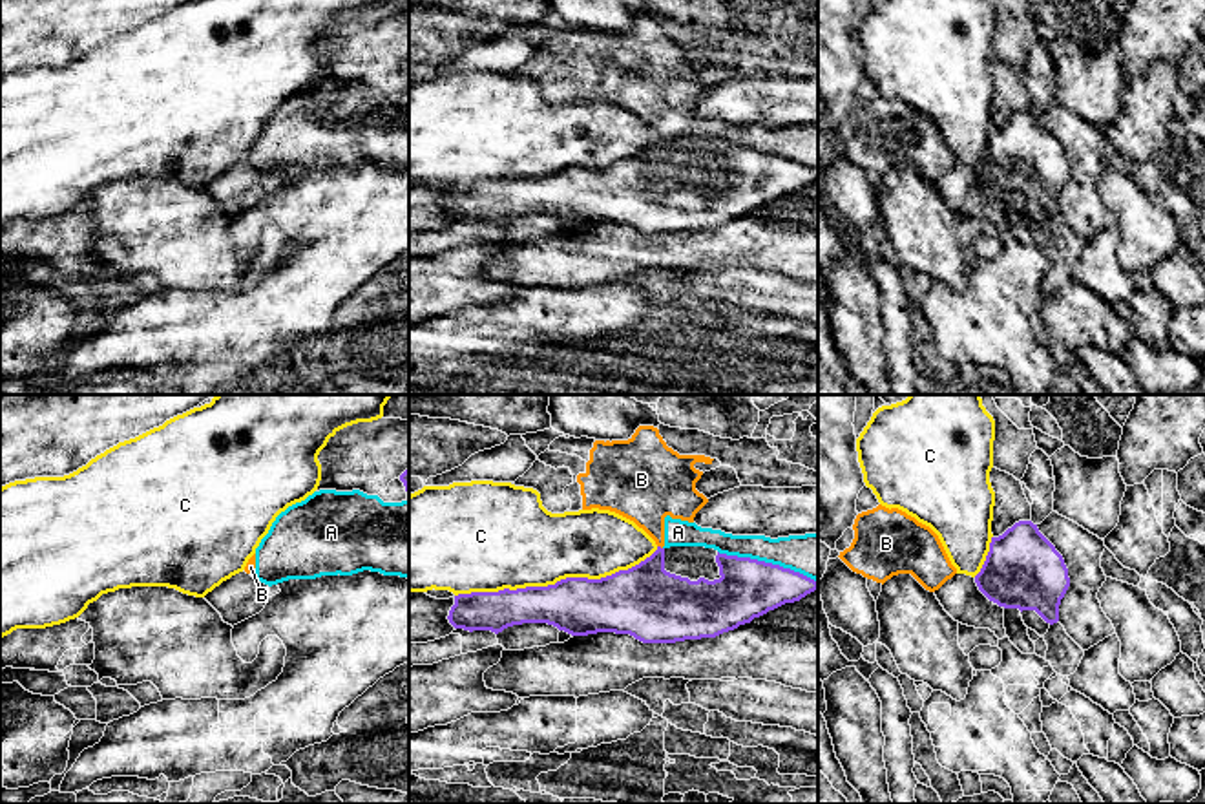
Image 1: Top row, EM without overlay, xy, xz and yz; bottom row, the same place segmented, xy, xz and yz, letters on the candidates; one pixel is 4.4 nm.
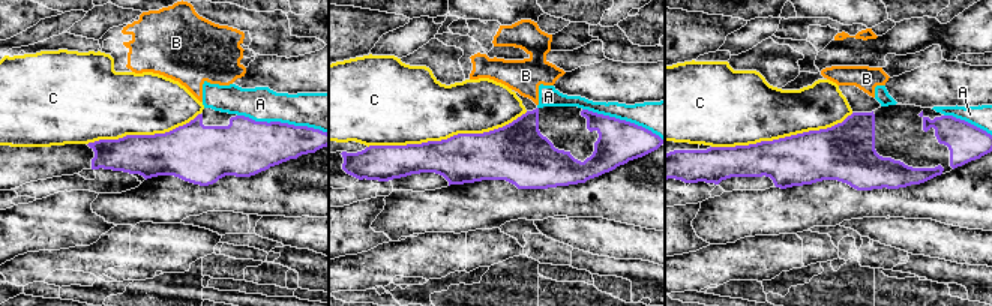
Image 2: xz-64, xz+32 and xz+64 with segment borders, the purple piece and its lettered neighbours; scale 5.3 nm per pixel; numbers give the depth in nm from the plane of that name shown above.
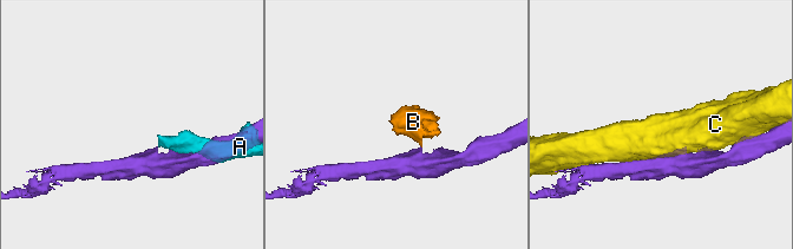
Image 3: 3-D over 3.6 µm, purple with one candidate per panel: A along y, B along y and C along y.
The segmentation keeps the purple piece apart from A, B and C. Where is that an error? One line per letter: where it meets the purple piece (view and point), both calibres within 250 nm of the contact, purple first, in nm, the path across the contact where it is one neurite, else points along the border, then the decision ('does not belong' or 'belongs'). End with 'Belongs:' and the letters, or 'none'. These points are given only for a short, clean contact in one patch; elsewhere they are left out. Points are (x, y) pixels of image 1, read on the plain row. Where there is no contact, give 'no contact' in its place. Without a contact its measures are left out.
A: xz (767, 154) | 260/200 nm | does not belong
B: xz (660, 137) | 320/280 nm | along xz (658, 136), (661, 139) | does not belong
C: xz (557, 172) | 260/400 nm | does not belong
Belongs: none

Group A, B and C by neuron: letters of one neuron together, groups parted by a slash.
A B / C

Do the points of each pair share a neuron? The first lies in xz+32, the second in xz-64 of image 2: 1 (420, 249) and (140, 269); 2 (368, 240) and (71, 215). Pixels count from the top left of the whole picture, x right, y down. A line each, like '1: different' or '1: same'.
1: same
2: same

